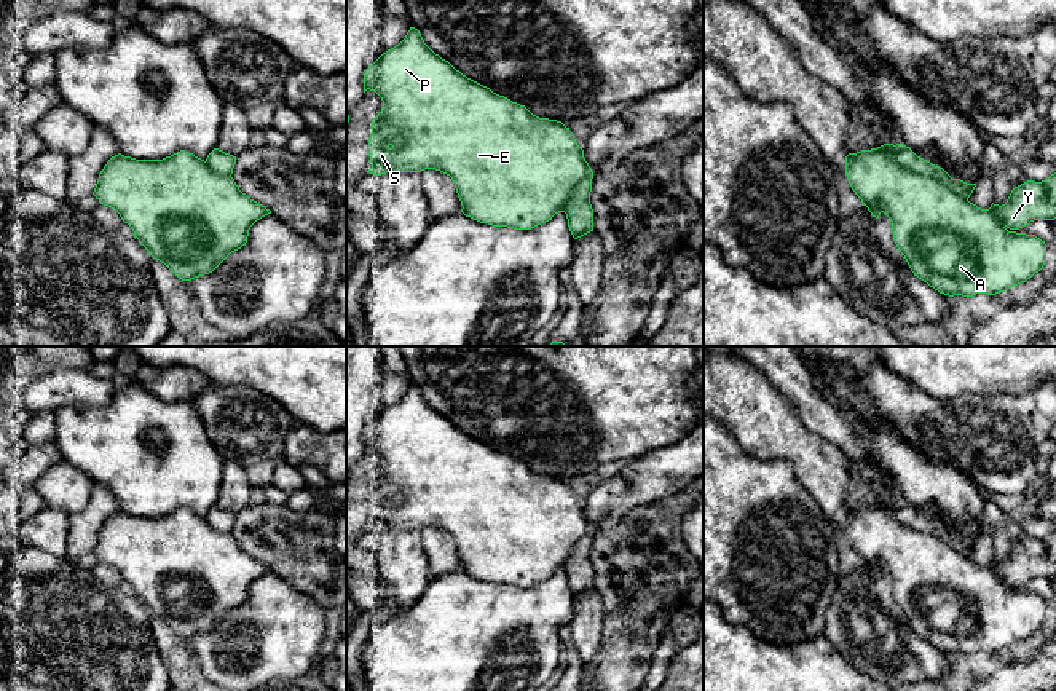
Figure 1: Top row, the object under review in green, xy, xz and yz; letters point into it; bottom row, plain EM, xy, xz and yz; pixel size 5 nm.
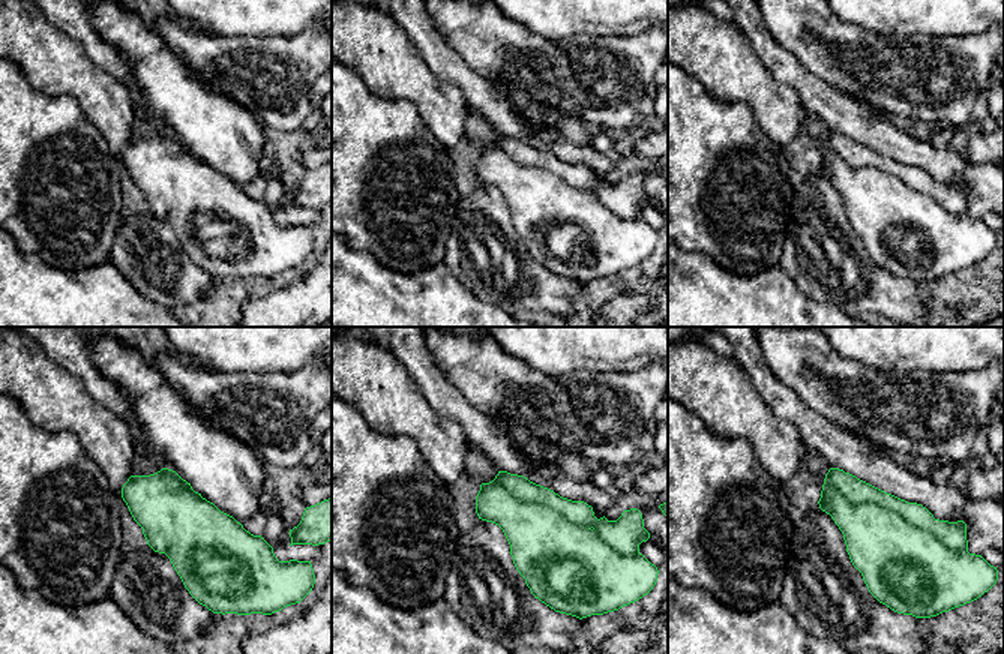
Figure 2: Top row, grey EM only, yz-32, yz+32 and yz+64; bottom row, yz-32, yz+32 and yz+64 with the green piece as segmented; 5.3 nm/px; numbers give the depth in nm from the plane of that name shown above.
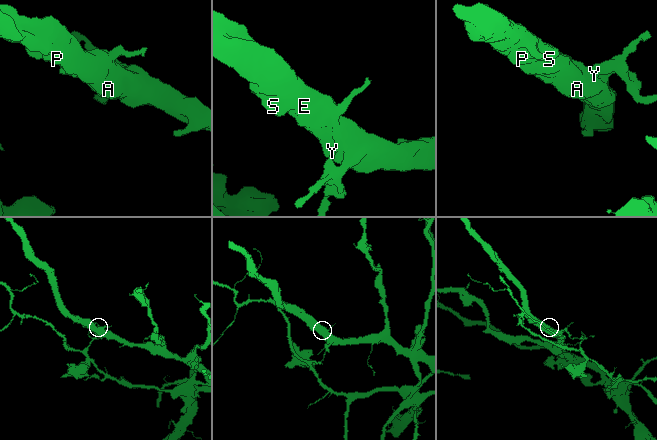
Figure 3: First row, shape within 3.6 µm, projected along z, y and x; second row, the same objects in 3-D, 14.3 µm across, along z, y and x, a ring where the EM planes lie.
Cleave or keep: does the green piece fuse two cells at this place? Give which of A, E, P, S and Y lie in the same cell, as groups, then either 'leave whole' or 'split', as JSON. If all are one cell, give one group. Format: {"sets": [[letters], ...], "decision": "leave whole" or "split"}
{"sets": [["A", "E", "P", "S"], ["Y"]], "decision": "split"}

